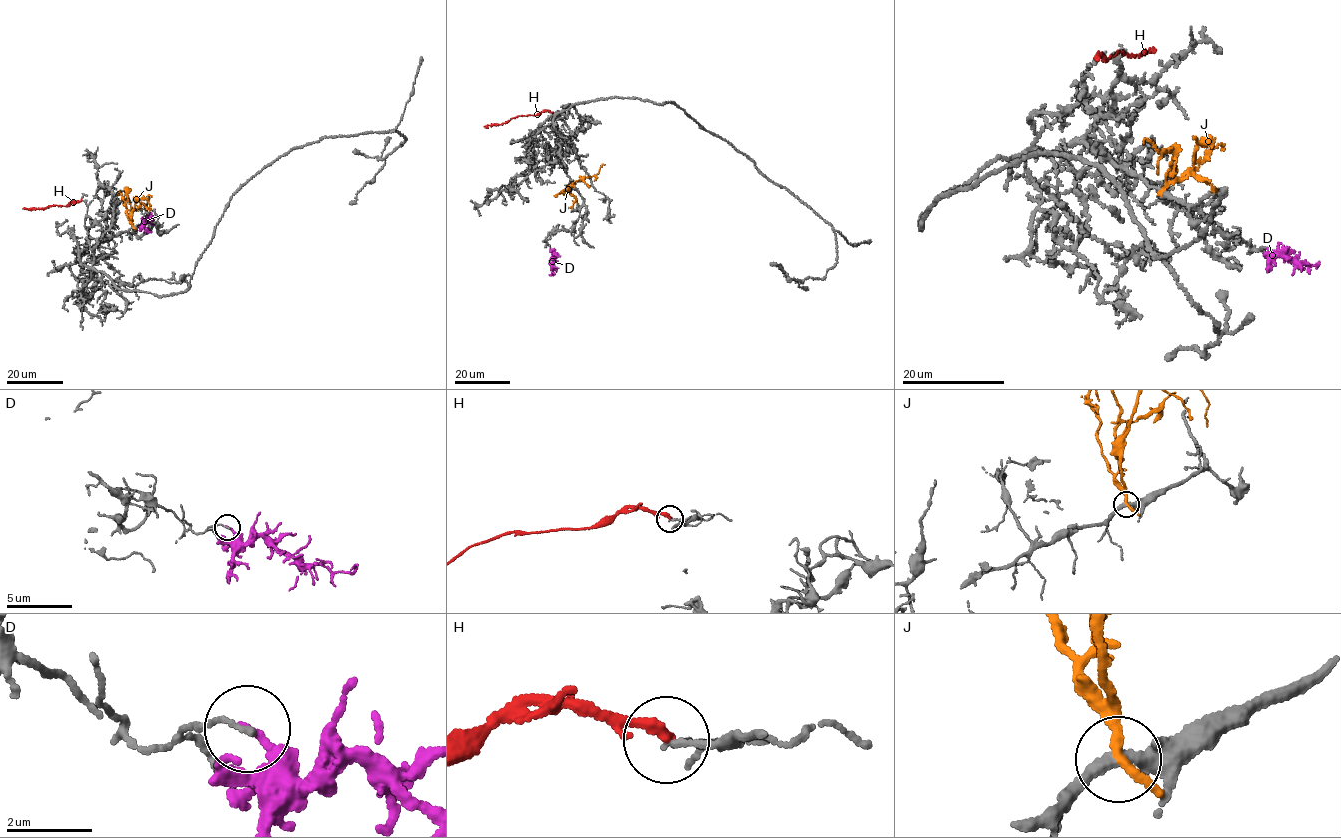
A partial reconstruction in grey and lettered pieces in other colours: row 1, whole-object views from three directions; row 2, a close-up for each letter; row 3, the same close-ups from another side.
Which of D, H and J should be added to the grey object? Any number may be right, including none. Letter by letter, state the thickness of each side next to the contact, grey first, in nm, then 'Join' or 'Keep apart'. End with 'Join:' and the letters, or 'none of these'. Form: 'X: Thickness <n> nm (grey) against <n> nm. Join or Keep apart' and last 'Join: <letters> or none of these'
D: Thickness 110 nm (grey) against 190 nm. Keep apart
H: Thickness 110 nm (grey) against 280 nm. Keep apart
J: Thickness 280 nm (grey) against 190 nm. Keep apart
Join: none of these

